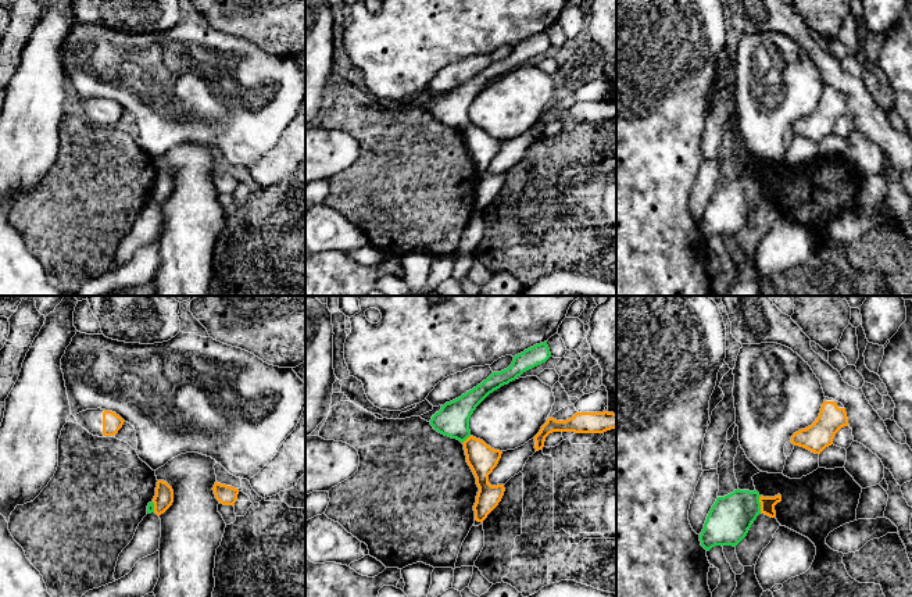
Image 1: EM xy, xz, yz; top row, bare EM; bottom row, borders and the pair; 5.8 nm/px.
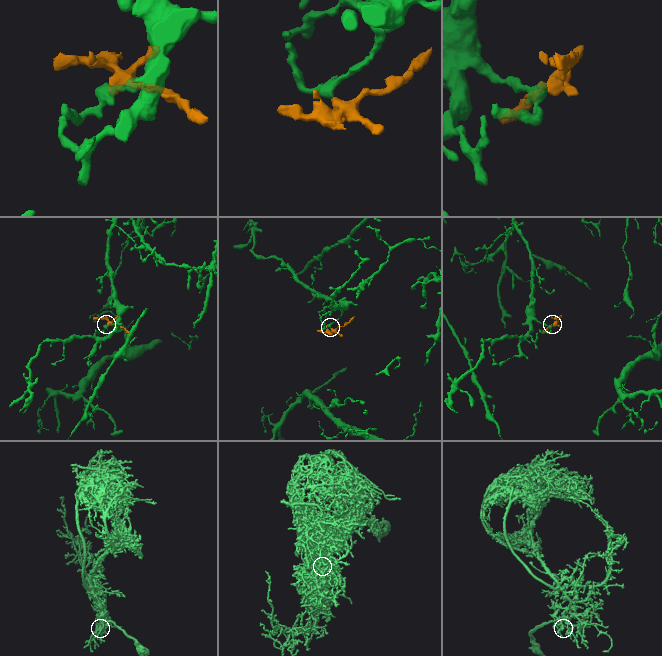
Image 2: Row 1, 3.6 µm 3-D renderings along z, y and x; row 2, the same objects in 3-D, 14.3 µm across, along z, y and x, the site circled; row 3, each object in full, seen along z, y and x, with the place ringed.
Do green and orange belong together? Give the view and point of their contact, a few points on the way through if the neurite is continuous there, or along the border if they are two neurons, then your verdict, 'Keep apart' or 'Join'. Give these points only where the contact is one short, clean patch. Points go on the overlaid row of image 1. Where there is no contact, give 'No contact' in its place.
Touches green at yz (760, 504). Boundary: yz (761, 496), (760, 511). Keep apart

